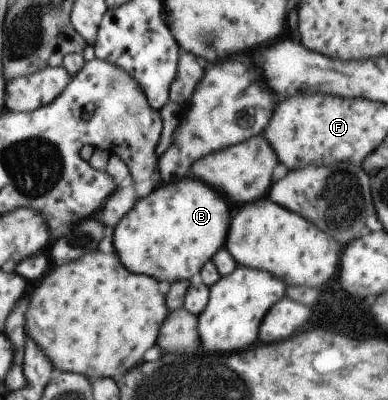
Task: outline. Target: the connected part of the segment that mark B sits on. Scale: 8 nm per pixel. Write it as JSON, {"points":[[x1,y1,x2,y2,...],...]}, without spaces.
{"points":[[181,179,139,199,115,227,113,245,131,273,145,273,169,285,173,281,189,282,225,243,229,219,227,203,217,191,197,179]]}

